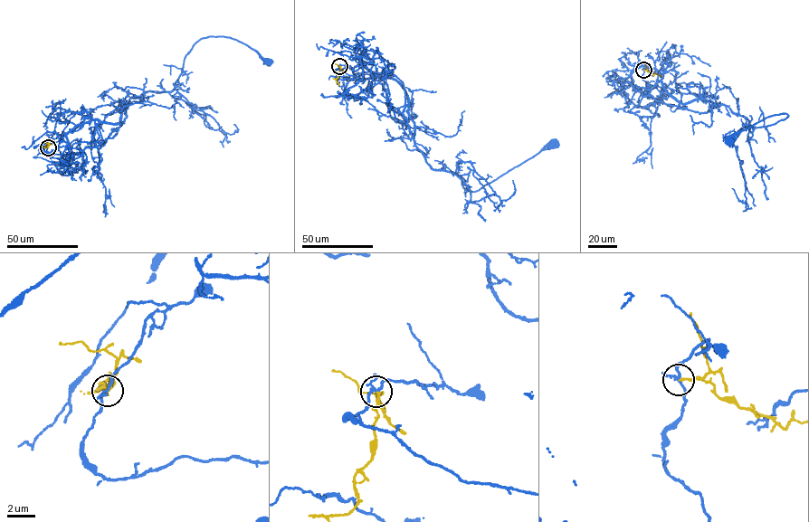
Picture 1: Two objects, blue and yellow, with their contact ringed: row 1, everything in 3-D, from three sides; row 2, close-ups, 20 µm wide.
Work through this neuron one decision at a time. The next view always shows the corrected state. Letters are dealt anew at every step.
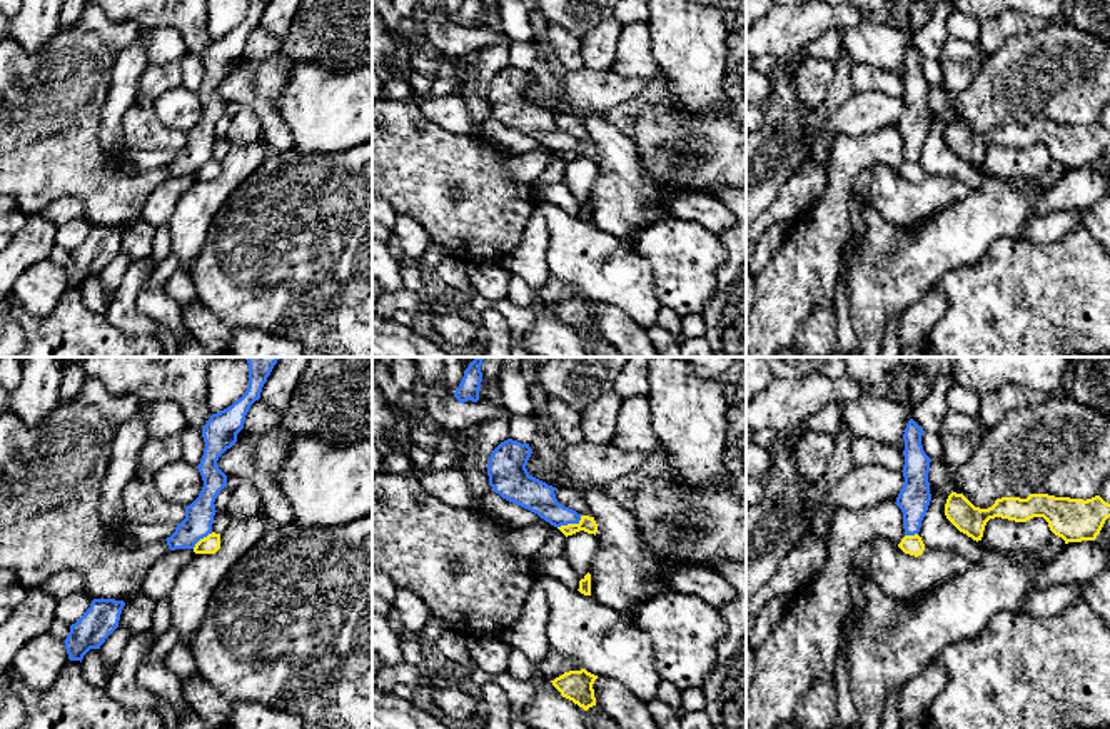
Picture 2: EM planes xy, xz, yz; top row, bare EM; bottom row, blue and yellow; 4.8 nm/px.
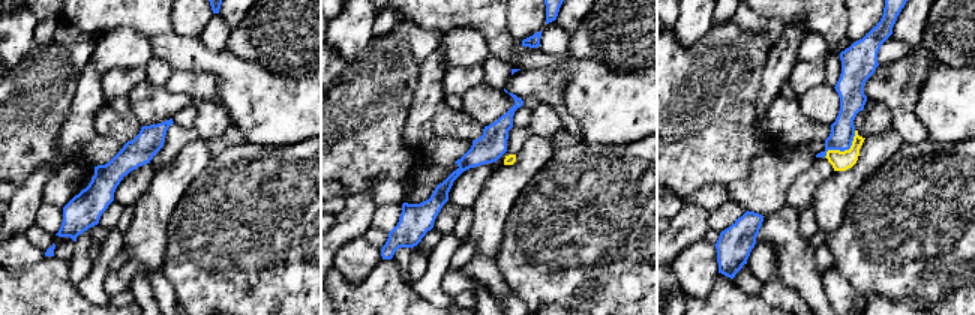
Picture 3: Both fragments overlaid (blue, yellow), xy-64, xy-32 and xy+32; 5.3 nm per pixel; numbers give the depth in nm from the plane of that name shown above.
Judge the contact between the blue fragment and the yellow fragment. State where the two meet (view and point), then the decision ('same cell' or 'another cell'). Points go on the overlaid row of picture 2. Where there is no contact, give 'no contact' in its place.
xz (570, 522) | another cell

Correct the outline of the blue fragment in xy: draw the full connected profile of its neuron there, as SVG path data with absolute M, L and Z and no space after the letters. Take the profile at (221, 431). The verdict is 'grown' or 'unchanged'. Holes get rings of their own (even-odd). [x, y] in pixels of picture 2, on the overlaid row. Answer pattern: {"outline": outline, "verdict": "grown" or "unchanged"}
{"outline": "M245 357L249 364L249 387L230 407L212 414L202 429L205 449L197 465L204 487L199 497L185 507L185 519L167 537L170 551L194 549L195 544L212 534L215 499L227 485L227 475L219 469L219 457L237 442L250 405L260 399L260 392L279 357Z", "verdict": "unchanged"}

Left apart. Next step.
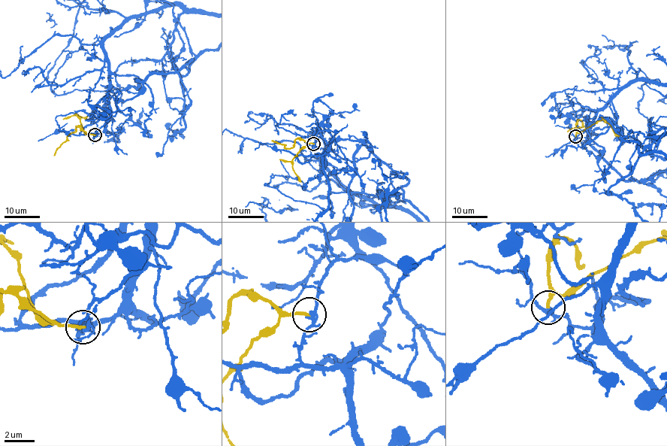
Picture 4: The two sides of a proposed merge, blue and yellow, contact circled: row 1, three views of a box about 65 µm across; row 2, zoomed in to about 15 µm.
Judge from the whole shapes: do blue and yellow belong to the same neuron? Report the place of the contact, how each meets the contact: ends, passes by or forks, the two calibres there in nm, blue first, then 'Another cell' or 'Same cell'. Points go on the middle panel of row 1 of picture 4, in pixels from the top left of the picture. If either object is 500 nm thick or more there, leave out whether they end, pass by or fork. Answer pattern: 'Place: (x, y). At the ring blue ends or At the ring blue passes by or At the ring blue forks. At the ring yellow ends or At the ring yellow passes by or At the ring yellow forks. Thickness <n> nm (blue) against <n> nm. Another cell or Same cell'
Place: (313, 144). At the ring blue passes by. At the ring yellow ends. Thickness 200 nm (blue) against 200 nm. Another cell

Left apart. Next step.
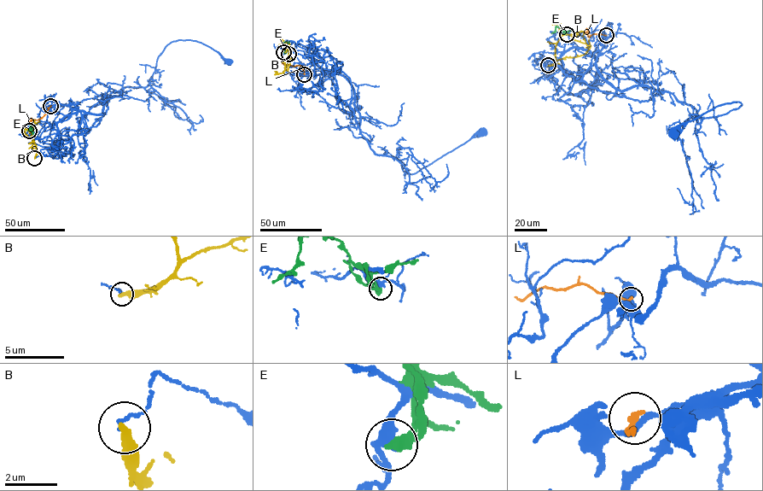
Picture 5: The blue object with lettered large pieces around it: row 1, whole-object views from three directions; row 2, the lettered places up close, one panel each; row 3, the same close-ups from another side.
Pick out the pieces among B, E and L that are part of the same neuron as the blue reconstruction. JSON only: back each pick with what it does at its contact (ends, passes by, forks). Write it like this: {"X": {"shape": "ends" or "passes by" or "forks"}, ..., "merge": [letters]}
{"merge": []}

